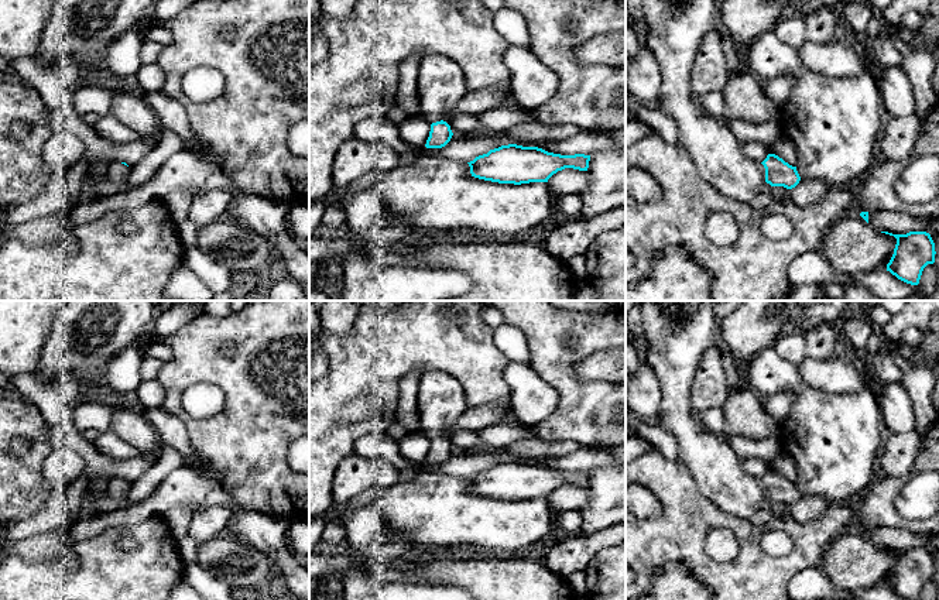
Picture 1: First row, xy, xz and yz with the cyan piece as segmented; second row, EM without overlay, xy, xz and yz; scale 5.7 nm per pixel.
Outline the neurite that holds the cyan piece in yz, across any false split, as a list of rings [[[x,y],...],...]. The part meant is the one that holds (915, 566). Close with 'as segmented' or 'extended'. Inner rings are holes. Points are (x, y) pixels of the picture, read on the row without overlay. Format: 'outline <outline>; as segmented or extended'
outline [[[881,548],[897,555],[894,570],[887,580],[887,587],[895,592],[898,596],[907,600],[919,600],[923,584],[928,580],[935,579],[935,559],[929,549],[926,548],[909,548],[907,551],[892,551],[888,548]]]; as segmented

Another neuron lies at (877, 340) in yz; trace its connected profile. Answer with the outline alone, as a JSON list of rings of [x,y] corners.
[[[875,329],[874,333],[870,336],[870,340],[867,342],[867,356],[875,353],[885,346],[888,346],[885,337],[878,329]]]

